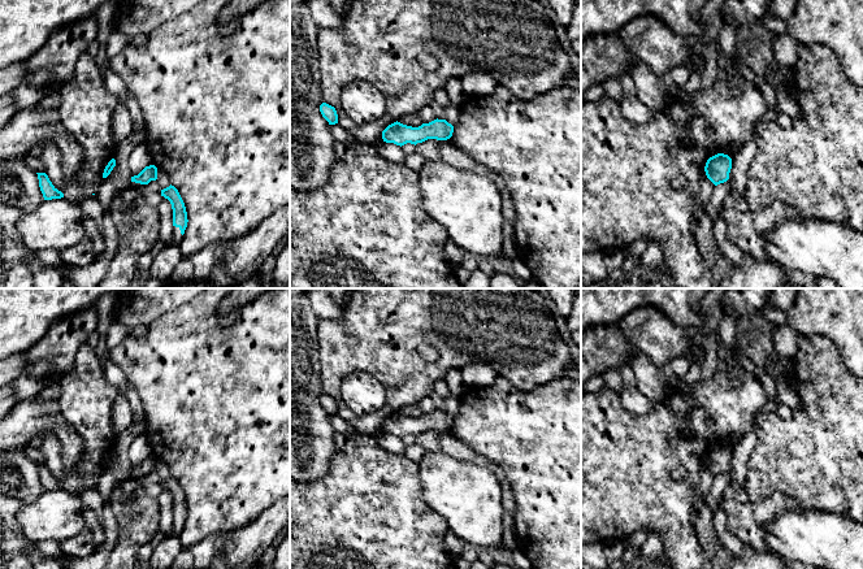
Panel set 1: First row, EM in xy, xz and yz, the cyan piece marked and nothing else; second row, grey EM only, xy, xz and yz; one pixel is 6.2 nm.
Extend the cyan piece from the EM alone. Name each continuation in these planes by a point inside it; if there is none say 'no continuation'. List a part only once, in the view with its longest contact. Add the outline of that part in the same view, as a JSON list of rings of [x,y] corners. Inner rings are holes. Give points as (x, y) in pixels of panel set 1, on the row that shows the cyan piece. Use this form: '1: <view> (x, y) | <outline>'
1: xy (177, 237) | [[[173,226],[173,244],[179,246],[183,235],[181,234],[179,227]]]

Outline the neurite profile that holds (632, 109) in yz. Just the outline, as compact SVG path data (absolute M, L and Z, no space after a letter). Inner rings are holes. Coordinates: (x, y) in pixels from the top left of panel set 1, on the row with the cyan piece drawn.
M623 94L619 107L623 116L632 122L646 123L652 118L652 112L649 108L626 94Z

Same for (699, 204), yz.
M703 169L701 178L701 190L699 194L693 200L693 214L695 218L701 218L707 213L707 204L714 192L715 184L707 178L706 171Z

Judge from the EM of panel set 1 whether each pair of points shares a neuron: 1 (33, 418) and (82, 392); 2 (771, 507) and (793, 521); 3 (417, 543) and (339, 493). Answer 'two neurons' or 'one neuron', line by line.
1: two neurons
2: two neurons
3: one neuron

